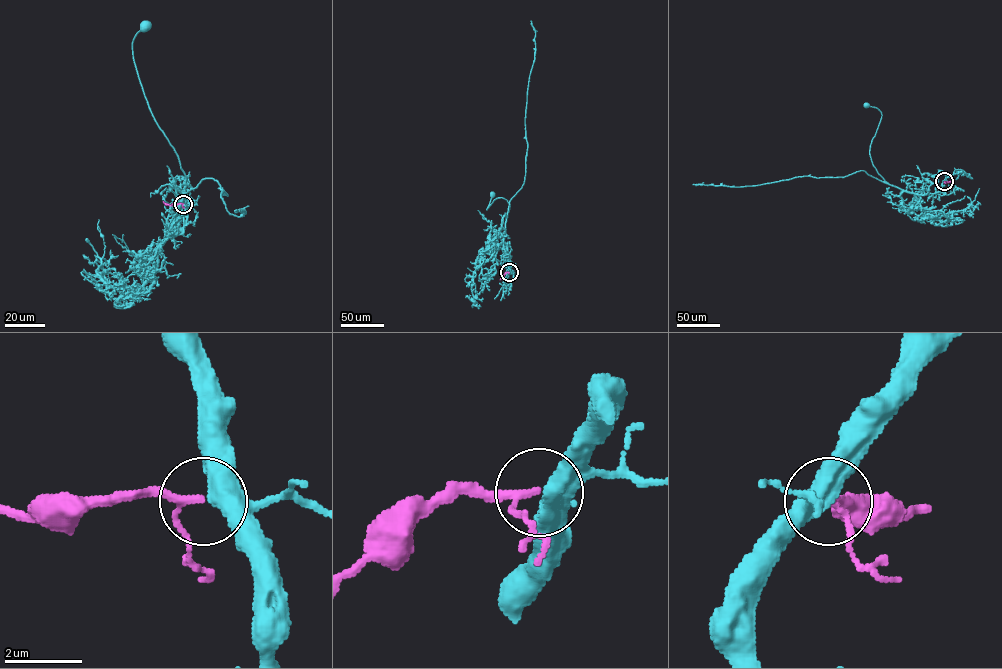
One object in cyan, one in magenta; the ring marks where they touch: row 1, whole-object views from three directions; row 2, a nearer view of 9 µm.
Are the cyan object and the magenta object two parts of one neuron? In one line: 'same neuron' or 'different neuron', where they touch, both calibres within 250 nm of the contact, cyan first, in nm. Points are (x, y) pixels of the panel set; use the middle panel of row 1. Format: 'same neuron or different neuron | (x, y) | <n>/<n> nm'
same neuron | (509, 272) | 480/160 nm

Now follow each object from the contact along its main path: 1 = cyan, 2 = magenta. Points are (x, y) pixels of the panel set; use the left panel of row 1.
1: (183, 203), (186, 223), (174, 235), (185, 175), (151, 113), (134, 62), (132, 42), (144, 27)
2: (183, 203), (170, 205), (163, 201)

